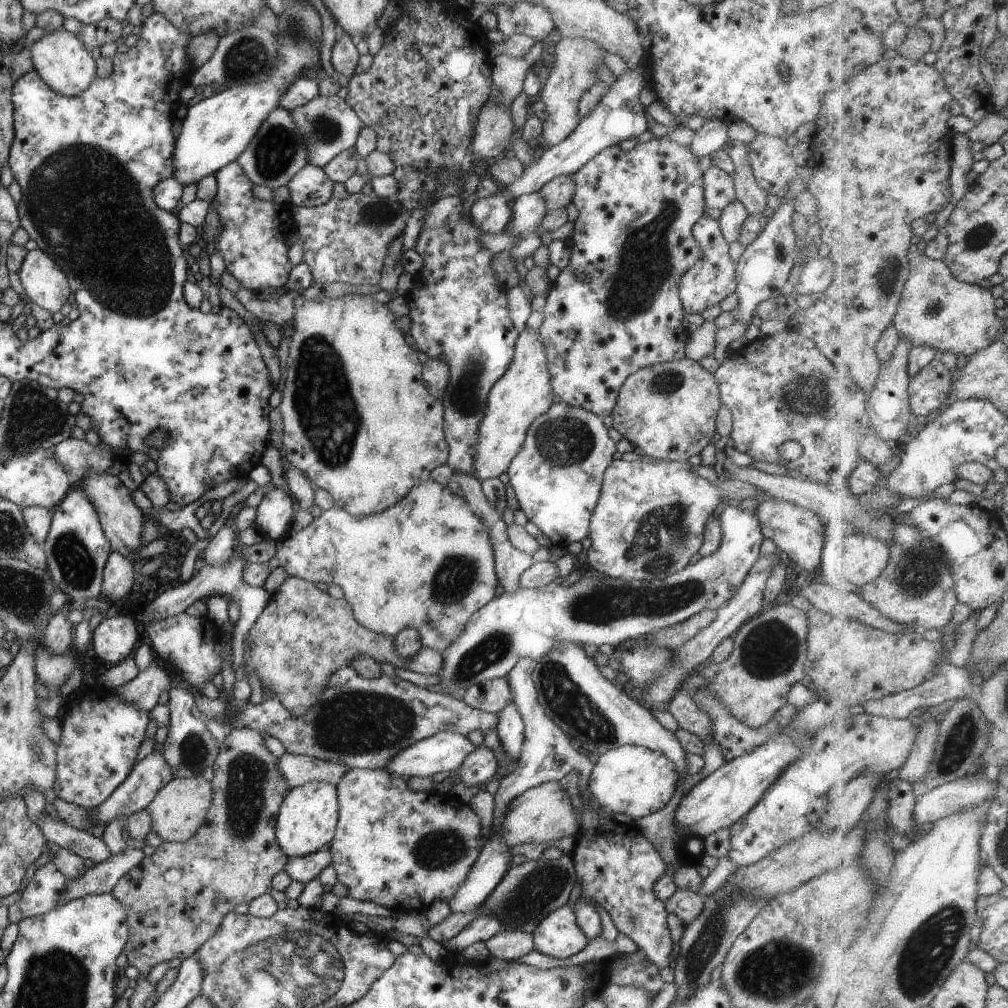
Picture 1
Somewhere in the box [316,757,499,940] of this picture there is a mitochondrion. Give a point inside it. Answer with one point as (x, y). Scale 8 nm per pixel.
(444, 848)

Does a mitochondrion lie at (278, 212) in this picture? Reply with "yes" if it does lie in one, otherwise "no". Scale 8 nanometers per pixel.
no

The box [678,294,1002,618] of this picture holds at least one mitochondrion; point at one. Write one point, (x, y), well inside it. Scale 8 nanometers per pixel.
(795, 394)

